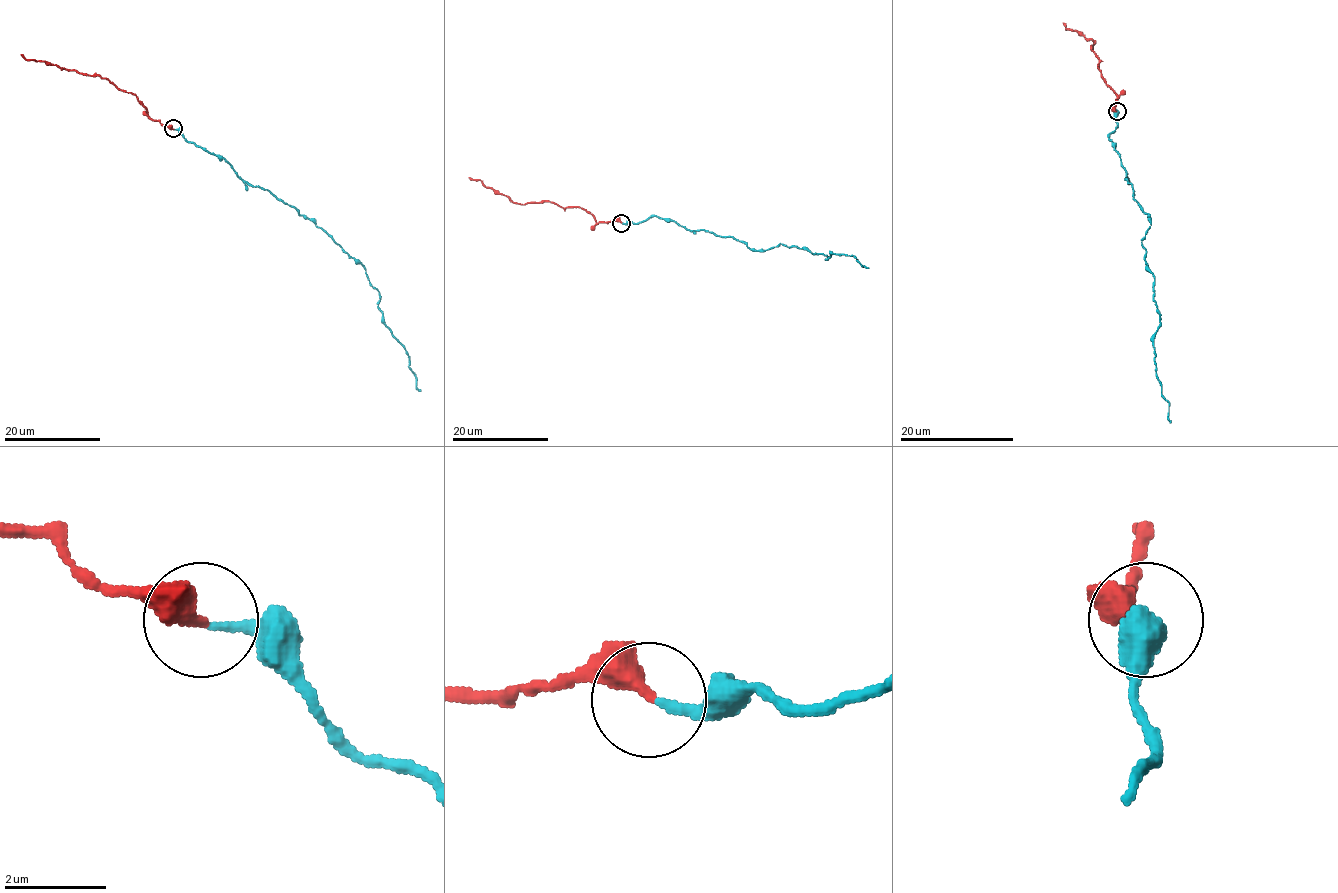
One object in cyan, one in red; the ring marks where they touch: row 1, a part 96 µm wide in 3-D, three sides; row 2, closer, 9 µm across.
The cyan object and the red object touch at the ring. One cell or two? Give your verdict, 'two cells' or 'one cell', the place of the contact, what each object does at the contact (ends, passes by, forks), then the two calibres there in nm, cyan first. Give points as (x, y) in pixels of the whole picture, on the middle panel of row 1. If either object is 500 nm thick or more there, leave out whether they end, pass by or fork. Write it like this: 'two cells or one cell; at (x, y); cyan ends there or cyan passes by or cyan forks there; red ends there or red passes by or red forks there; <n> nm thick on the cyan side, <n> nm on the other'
one cell; at (621, 223); cyan ends there; red ends there; 180 nm thick on the cyan side, 440 nm on the other

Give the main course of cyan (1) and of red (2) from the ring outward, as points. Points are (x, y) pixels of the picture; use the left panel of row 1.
1: (173, 129), (308, 217), (363, 267), (380, 295), (384, 324), (405, 350), (421, 391)
2: (173, 129), (151, 120), (147, 108), (133, 94), (123, 92), (106, 78), (26, 59), (21, 55)

